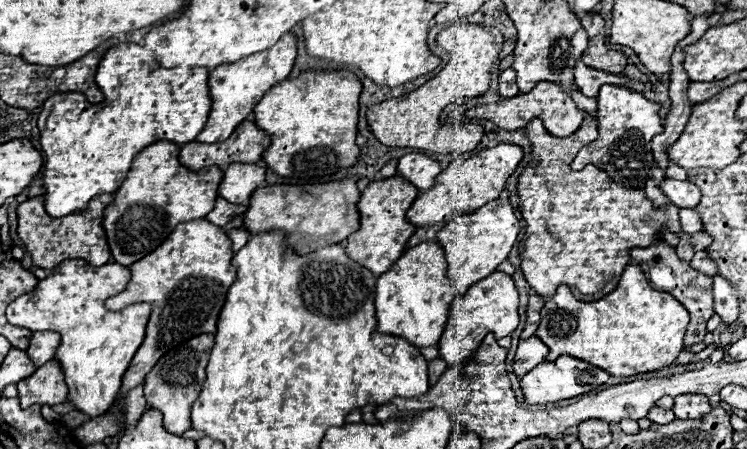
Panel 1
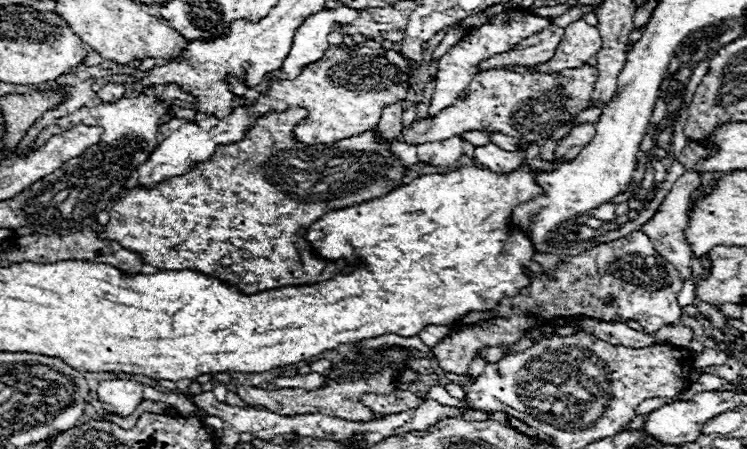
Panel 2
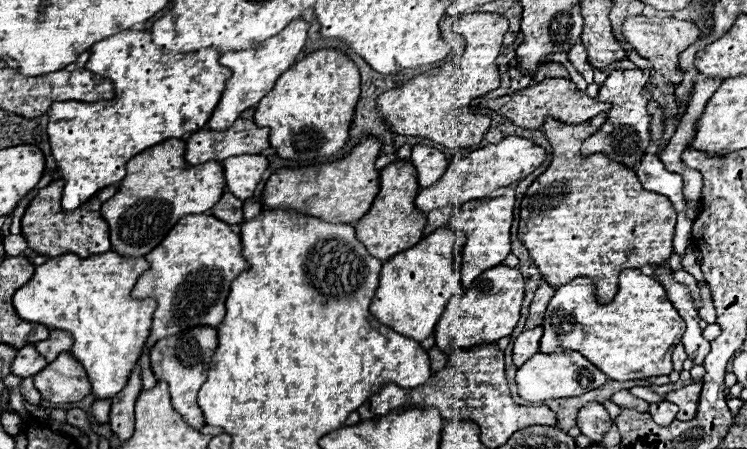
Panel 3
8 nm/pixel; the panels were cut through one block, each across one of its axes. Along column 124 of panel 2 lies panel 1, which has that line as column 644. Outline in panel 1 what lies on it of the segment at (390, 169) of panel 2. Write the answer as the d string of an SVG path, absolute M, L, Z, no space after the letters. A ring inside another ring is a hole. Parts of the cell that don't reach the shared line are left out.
M592 114L584 120L584 124L566 138L558 138L548 134L542 120L532 120L526 126L526 136L530 138L534 150L532 160L518 182L518 194L520 194L520 210L526 222L524 228L524 240L522 244L522 272L530 286L544 298L550 298L554 290L560 284L568 284L578 300L600 300L608 296L622 276L622 270L630 262L630 248L646 248L660 240L660 232L682 232L680 220L678 220L678 208L674 204L654 206L652 200L646 198L644 190L634 190L626 186L614 184L614 180L598 170L598 168L584 168L584 170L570 170L572 158L578 154L582 146L588 146L598 136L598 118Z

